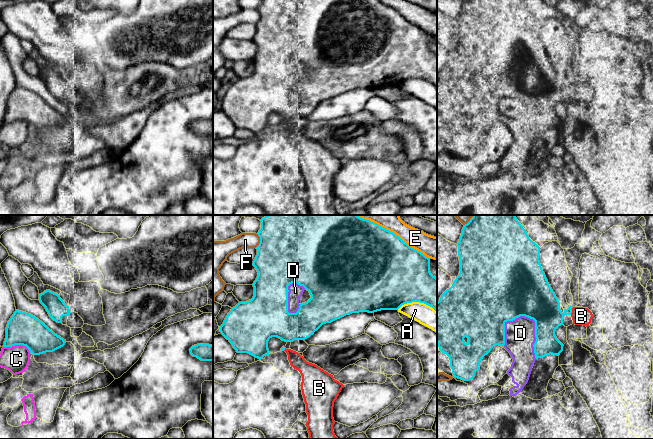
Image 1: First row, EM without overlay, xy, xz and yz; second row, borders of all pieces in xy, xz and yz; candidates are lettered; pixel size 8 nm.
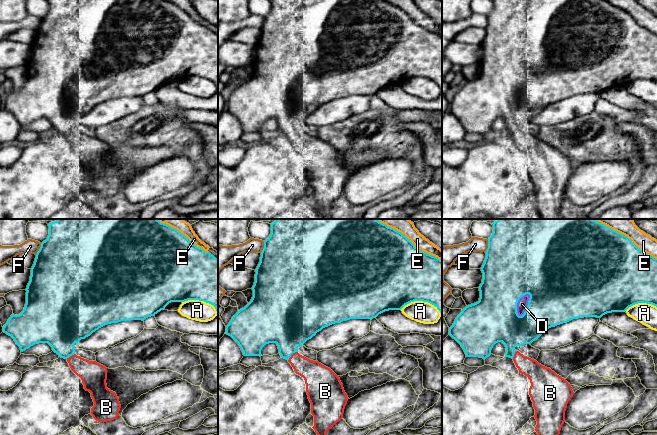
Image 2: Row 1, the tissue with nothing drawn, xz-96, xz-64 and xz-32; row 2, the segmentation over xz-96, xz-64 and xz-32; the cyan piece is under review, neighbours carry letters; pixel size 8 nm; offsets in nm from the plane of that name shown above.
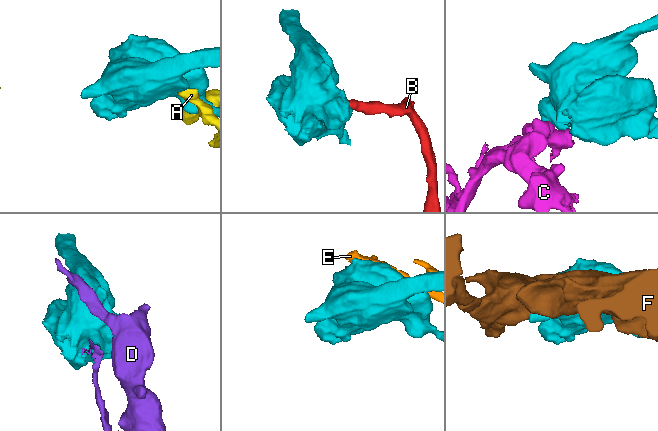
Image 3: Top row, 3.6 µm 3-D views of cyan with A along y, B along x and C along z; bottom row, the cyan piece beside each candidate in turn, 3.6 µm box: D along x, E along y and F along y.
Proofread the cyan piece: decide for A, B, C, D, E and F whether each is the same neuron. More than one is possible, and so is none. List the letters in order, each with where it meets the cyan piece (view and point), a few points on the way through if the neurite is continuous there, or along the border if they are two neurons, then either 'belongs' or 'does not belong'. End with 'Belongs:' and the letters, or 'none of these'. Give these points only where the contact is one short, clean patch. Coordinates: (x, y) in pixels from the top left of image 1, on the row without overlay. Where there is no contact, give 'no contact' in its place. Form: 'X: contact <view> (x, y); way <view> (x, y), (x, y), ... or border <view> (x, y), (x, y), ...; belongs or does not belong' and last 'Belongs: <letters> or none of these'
A: contact xz (417, 77); does not belong
B: contact yz (571, 87); belongs
C: contact xy (17, 120); does not belong
D: contact yz (535, 101); does not belong
E: contact xz (402, 16); does not belong
F: contact xz (260, 16); does not belong
Belongs: B

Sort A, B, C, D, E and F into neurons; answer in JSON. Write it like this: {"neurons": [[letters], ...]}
{"neurons": [["A"], ["B"], ["C"], ["D"], ["E"], ["F"]]}

